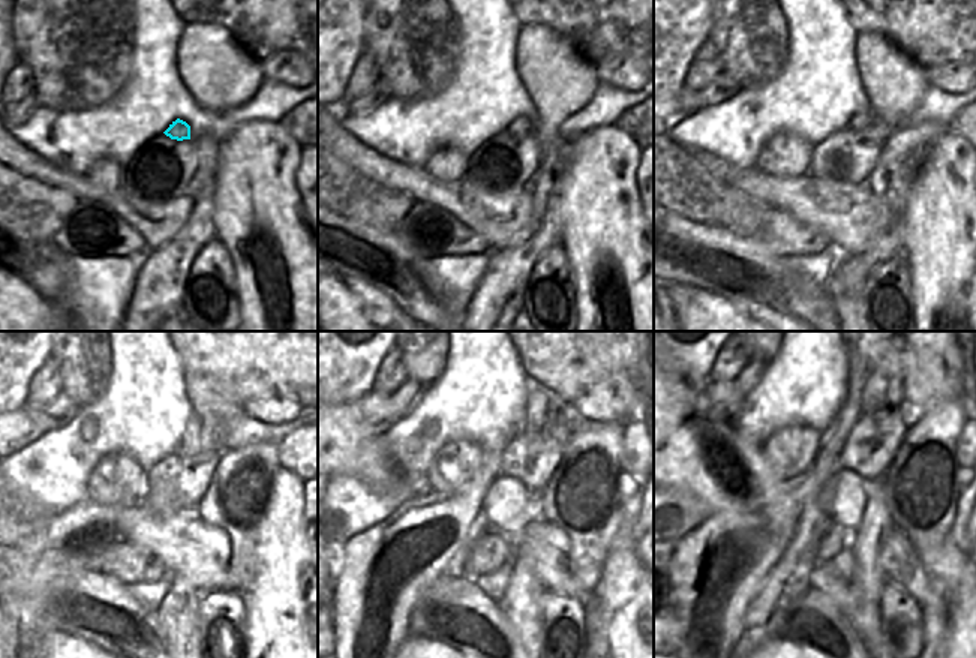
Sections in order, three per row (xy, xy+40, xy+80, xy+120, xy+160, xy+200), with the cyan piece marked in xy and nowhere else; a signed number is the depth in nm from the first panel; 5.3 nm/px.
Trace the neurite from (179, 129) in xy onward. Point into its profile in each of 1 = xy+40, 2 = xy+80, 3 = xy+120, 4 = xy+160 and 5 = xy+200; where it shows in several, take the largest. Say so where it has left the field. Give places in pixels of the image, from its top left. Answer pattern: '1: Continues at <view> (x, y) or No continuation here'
1: Continues at xy+40 (520, 126)
2: Continues at xy+80 (864, 119)
3: Continues at xy+120 (191, 444)
4: Continues at xy+160 (543, 405)
5: Continues at xy+200 (879, 390).

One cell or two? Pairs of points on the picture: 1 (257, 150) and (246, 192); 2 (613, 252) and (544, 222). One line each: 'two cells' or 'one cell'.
1: one cell
2: two cells

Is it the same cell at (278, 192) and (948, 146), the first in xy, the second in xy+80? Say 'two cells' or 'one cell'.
one cell

